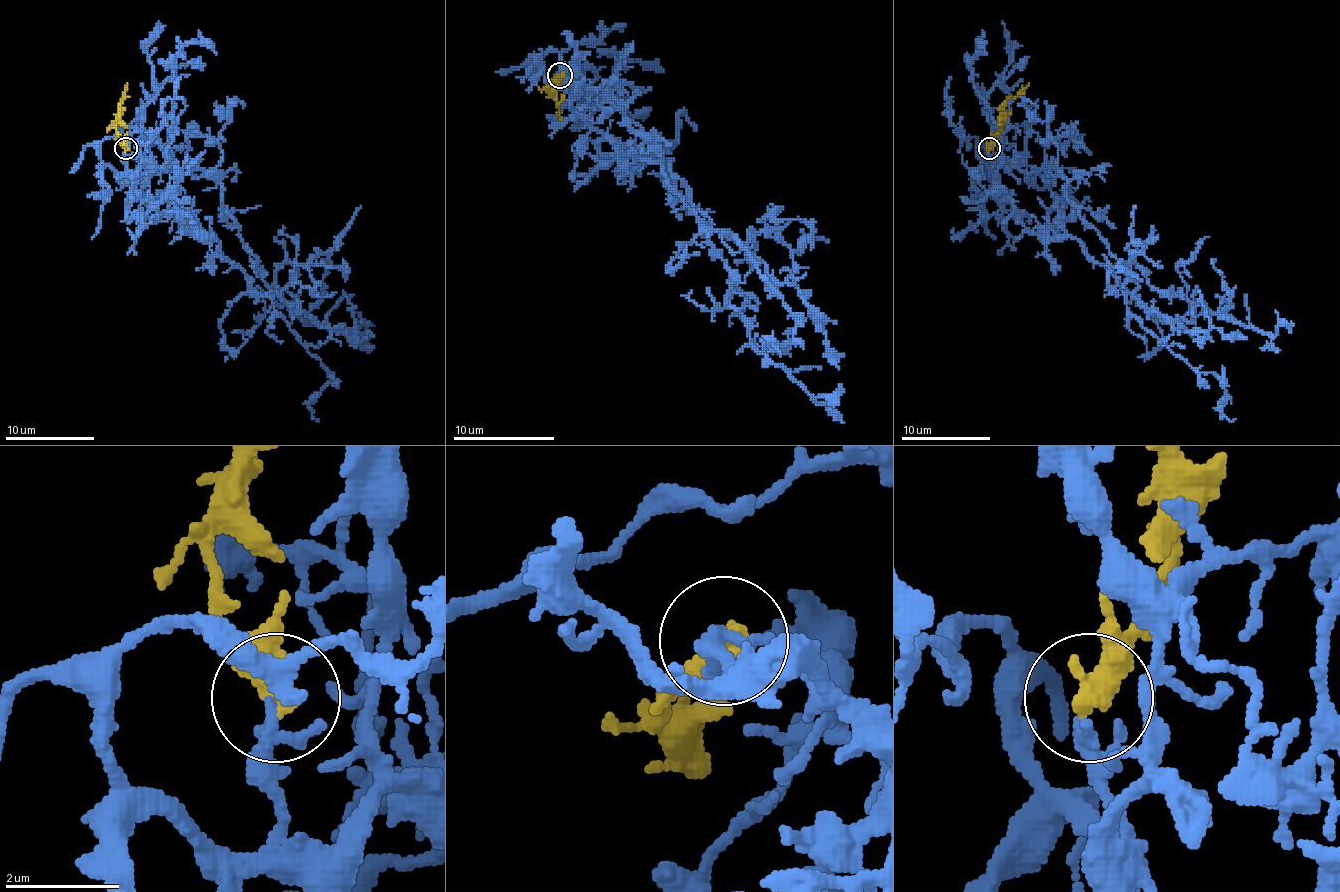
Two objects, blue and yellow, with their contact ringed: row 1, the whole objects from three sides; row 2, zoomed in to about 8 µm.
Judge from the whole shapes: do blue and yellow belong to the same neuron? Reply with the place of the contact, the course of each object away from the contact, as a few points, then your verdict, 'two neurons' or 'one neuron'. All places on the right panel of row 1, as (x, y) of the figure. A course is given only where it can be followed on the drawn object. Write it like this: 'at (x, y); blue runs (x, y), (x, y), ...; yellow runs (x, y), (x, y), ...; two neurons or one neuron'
at (989, 148); blue runs (989, 148), (1009, 165), (1031, 172), (1055, 168), (1080, 217), (1153, 288), (1273, 334), (1293, 325); yellow runs (989, 148), (1002, 125), (1002, 105), (1029, 83); one neuron

